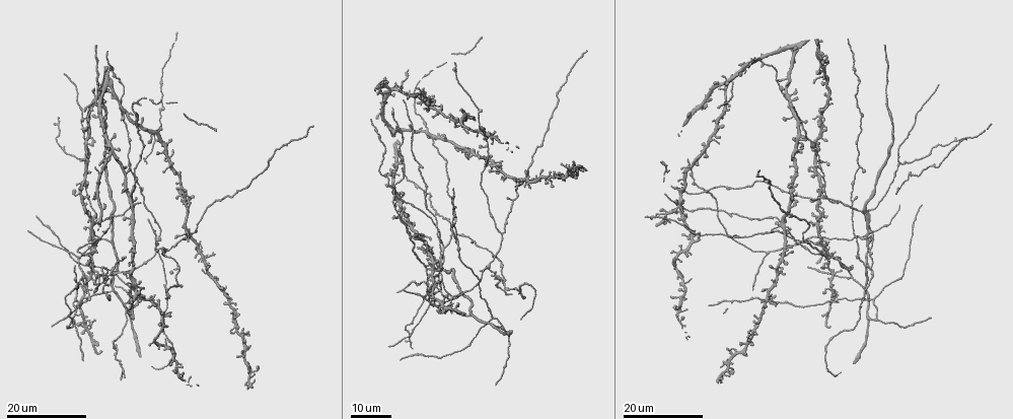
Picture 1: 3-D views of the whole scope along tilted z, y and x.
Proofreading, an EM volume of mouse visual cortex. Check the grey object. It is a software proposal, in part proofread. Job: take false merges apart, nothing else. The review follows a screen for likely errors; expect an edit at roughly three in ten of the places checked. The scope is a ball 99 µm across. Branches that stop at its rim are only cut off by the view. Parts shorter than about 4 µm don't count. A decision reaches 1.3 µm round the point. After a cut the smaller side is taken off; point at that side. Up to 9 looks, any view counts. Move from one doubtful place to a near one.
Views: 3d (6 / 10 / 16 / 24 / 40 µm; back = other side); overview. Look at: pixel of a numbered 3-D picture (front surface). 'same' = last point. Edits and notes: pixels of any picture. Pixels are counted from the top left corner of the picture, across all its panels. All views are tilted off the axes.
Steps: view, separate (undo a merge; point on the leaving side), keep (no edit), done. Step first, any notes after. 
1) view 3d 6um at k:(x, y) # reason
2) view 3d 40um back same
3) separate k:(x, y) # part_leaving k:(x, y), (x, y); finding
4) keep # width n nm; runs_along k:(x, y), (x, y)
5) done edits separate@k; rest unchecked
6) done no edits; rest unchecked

view 3d 24um at 1:(497, 252)

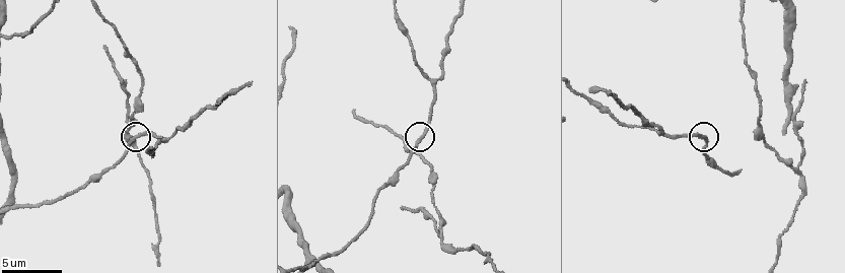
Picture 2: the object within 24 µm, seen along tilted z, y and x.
view 3d 6um at 2:(703, 136)

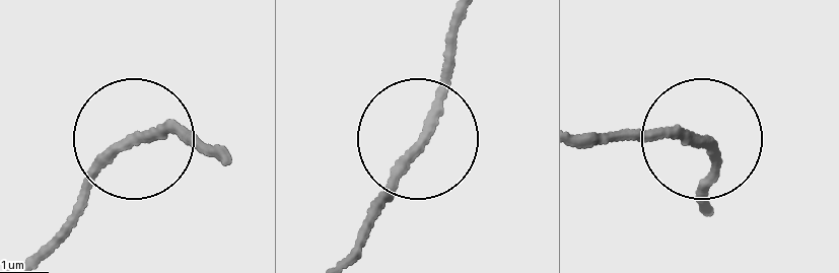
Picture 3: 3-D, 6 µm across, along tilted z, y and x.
keep # side_arm 75 um; runs_along 3:(25, 262), (70, 216), (99, 156), (167, 128), (208, 142); continuous, no second neuron

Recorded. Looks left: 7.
view 3d 24um at 1:(832, 271) # four-way junction

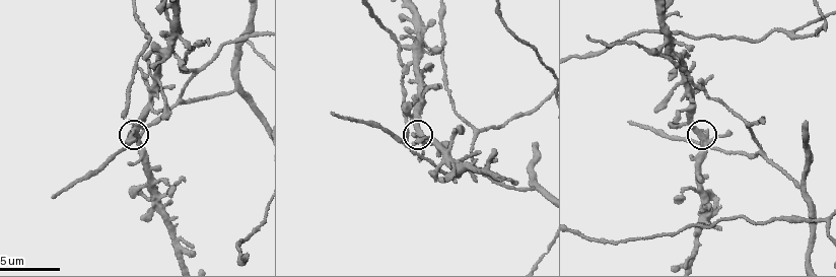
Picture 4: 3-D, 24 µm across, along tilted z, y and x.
view 3d 6um at 4:(706, 140)

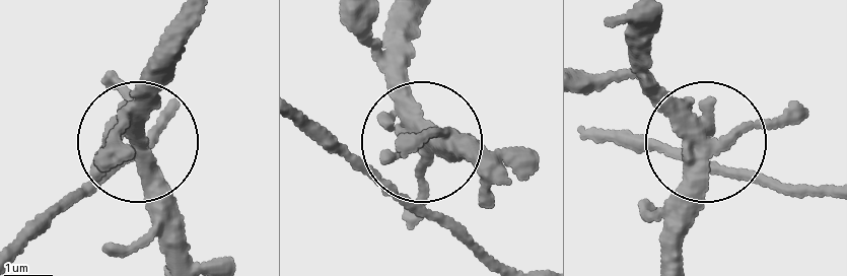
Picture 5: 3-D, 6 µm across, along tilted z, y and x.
view 3d 6um back at 5:(707, 137)

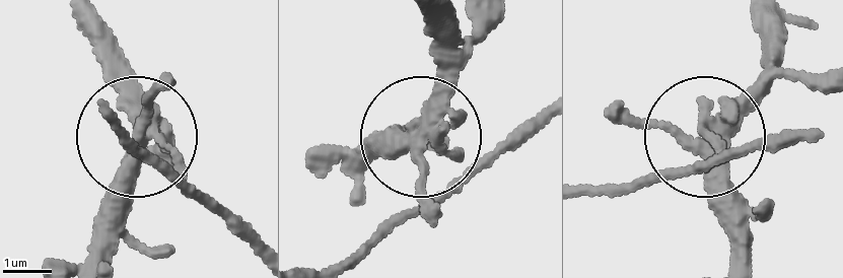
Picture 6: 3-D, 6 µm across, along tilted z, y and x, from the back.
keep # side_arm 10 um; runs_along 6:(426, 19), (428, 138), (473, 163), (510, 148); all the same neuron

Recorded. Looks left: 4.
view 3d 10um at 2:(786, 86) # two arms in line, one across

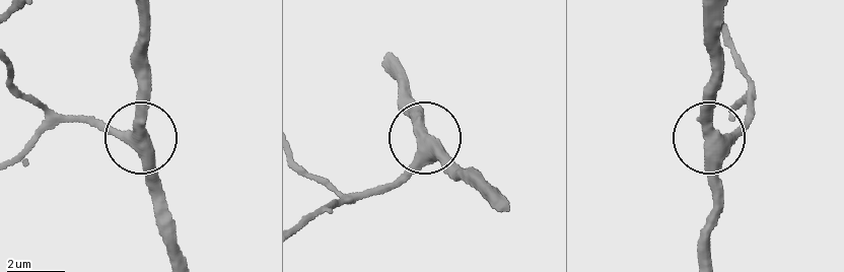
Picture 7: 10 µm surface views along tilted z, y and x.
keep # arms 3; one neuron here

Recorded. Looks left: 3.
view 3d 10um at 4:(154, 43) # branch point

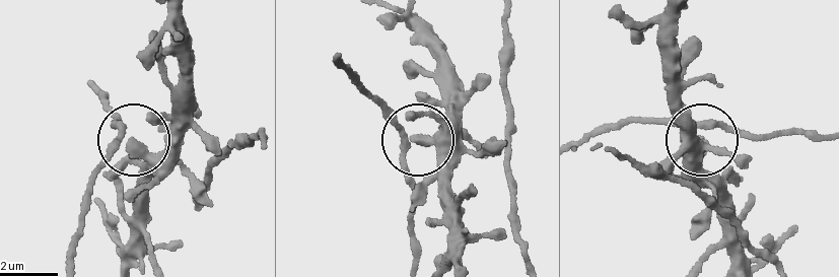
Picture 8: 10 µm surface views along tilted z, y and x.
view 3d 6um at 8:(129, 139)

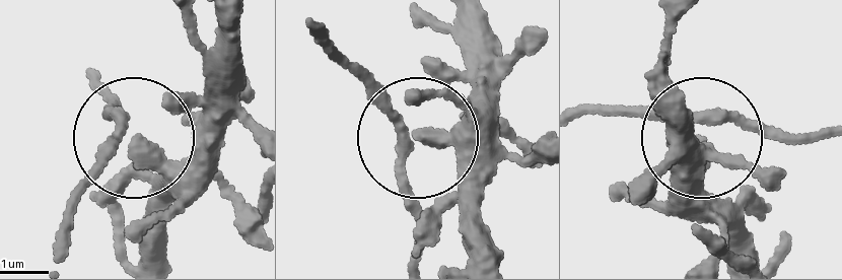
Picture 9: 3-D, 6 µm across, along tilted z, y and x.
keep # continuous, no second neuron

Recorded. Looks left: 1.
done no edits; rest unchecked

